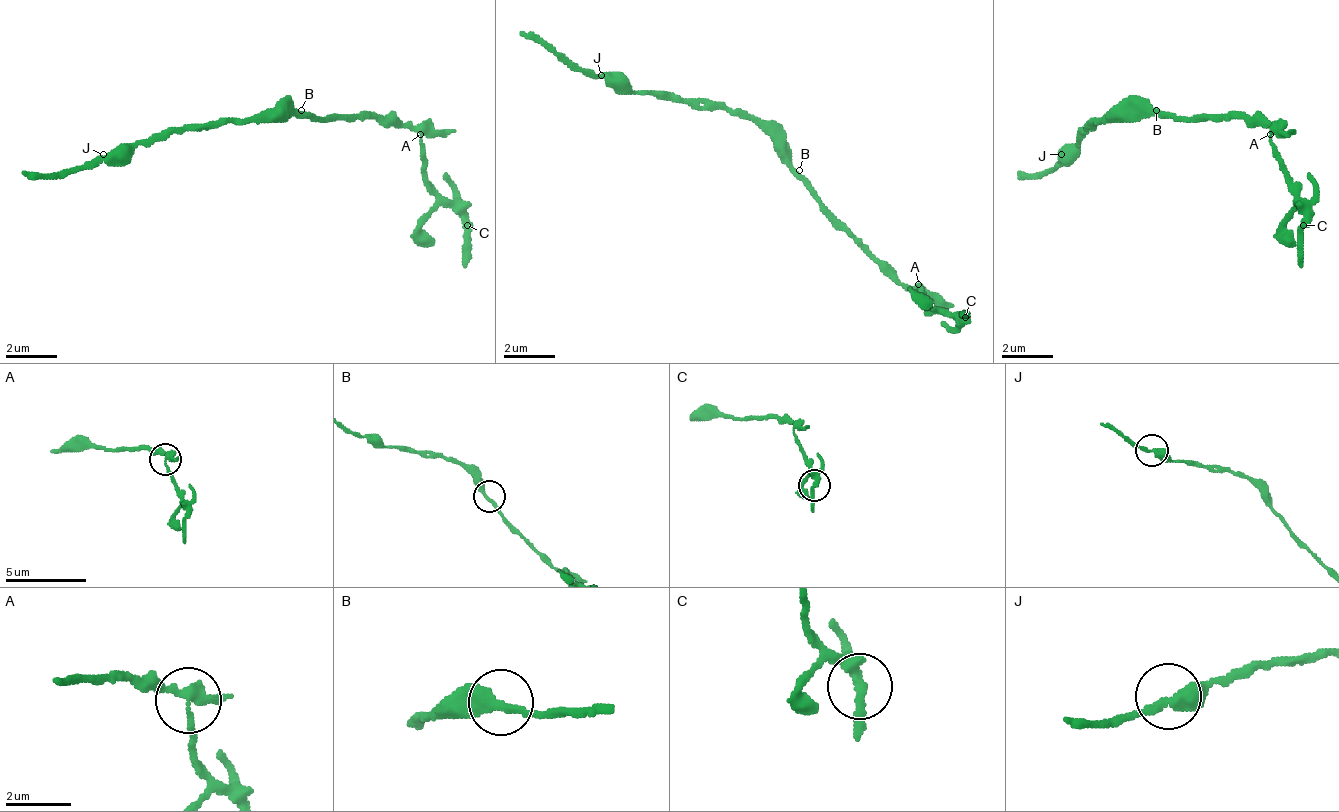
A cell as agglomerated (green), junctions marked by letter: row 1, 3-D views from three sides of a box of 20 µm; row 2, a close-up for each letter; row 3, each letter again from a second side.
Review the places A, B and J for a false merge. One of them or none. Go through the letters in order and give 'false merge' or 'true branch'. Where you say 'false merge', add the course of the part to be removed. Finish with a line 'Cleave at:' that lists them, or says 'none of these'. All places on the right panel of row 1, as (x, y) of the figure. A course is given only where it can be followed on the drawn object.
A: false merge; foreign part runs (1271, 135), (1284, 180), (1303, 218), (1303, 269)
B: true branch
J: true branch
Cleave at: A

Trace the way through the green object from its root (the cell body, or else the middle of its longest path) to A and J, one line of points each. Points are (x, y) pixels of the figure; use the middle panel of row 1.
A: (792, 164), (792, 170), (907, 285), (920, 285)
J: (792, 164), (767, 132), (722, 107), (690, 107), (684, 100), (658, 100), (652, 94), (620, 94), (601, 75)

